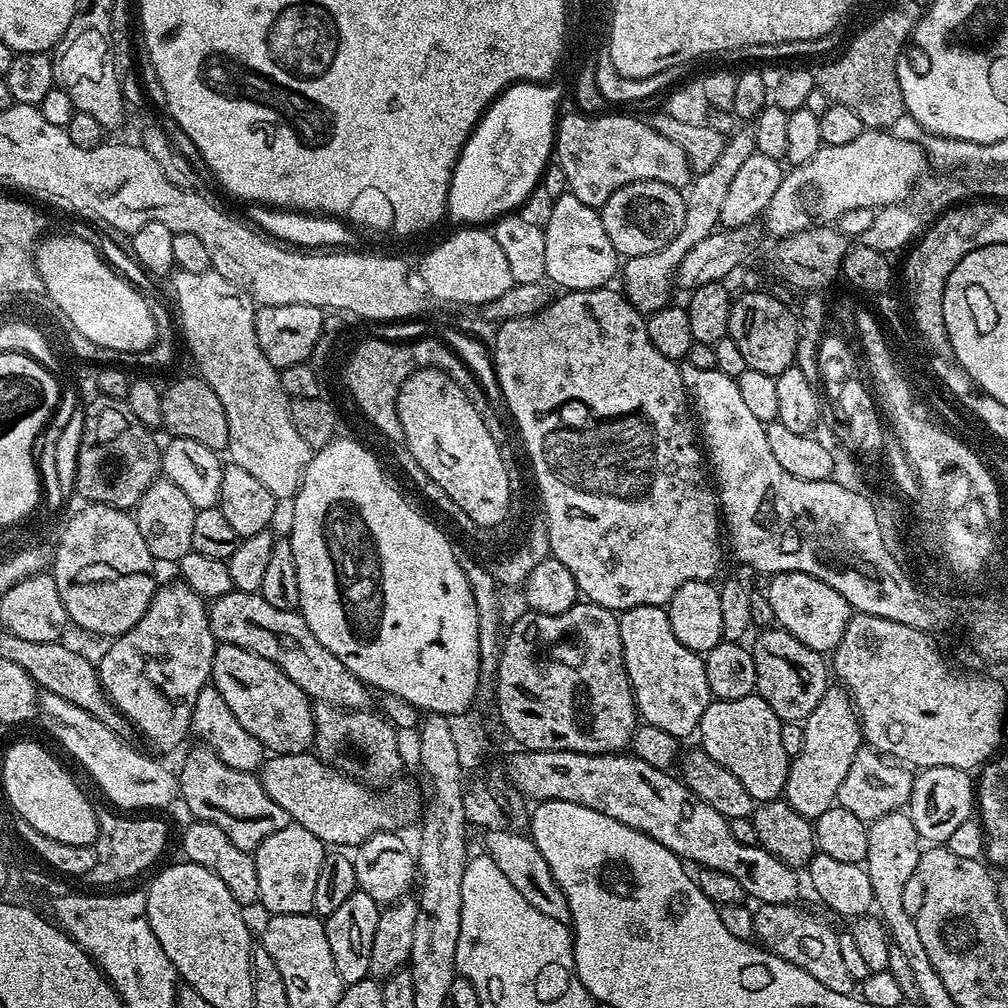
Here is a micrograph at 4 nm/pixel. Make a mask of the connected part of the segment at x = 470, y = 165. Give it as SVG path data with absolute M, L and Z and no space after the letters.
M525 82L522 84L514 84L511 88L504 89L495 100L488 106L488 111L480 118L480 123L473 130L472 136L460 152L460 157L456 163L456 168L452 171L452 181L448 187L448 207L446 209L449 217L453 216L456 220L461 220L459 223L464 226L484 226L489 222L495 221L497 218L509 215L532 191L537 191L538 185L541 183L544 169L548 167L554 156L554 141L556 139L556 125L558 123L558 111L556 107L560 104L560 92L556 88L551 88L553 85L548 82Z

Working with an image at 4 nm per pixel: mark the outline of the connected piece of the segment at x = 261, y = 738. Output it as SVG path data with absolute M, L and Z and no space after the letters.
M220 644L212 663L211 687L226 698L226 706L234 710L234 718L242 722L242 730L250 730L254 738L272 754L307 752L316 738L313 701L274 662L242 650L238 646Z

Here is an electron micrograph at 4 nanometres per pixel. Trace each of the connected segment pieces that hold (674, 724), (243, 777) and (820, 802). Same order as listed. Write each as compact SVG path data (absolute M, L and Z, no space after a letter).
M661 605L626 608L619 618L624 665L632 683L639 719L677 738L685 738L691 732L693 735L699 729L706 706L714 699L710 682L706 682L703 655L686 650L674 638L670 618Z
M196 746L192 753L184 760L184 765L178 768L178 792L184 796L184 804L193 813L197 820L205 820L218 830L222 830L229 836L230 842L242 850L255 853L256 847L270 834L282 830L282 826L290 823L286 810L266 794L261 777L259 775L234 770L226 766L212 753L207 746Z
M840 686L829 687L822 702L814 706L814 714L806 717L802 723L802 750L797 756L791 757L783 799L787 800L798 814L815 822L836 804L838 786L842 786L842 778L846 778L846 770L850 770L854 754L862 747L862 733L860 720L852 707L852 699Z

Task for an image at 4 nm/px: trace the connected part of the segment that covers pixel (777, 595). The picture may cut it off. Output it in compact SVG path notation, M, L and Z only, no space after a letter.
M777 572L768 584L768 608L777 625L785 628L798 642L810 646L810 650L821 654L835 652L838 642L842 642L842 634L854 614L854 610L834 590L834 586L826 586L818 578L801 572Z

